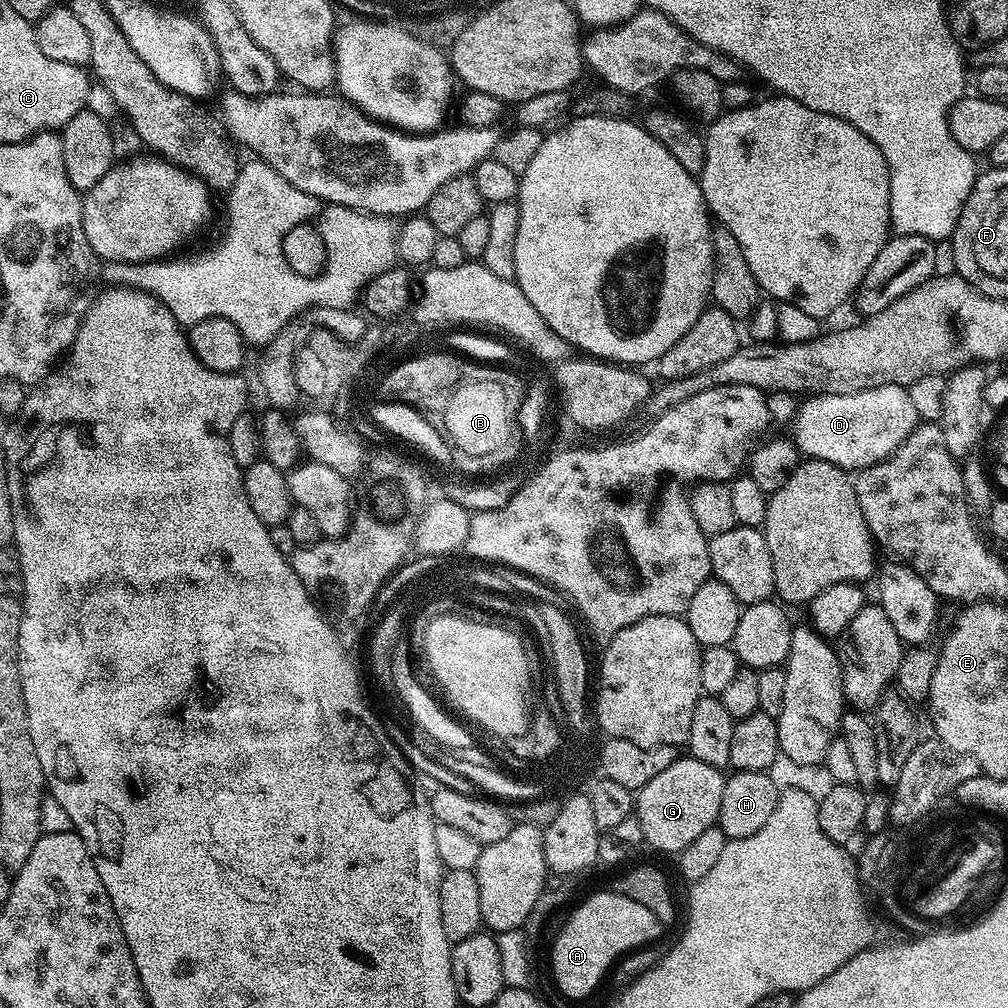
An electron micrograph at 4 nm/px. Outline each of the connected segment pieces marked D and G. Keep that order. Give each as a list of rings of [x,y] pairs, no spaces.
[[[891,384],[854,394],[818,394],[805,399],[808,401],[796,412],[796,446],[805,457],[825,460],[845,470],[869,468],[893,456],[918,427],[920,412],[908,392],[903,384]]]
[[[678,758],[662,774],[650,778],[646,786],[642,786],[634,796],[634,817],[641,826],[641,834],[645,845],[657,848],[660,852],[679,854],[683,848],[690,846],[702,830],[713,827],[720,819],[722,806],[722,790],[724,789],[725,773],[714,766],[706,766],[706,762],[698,762],[691,758]]]

